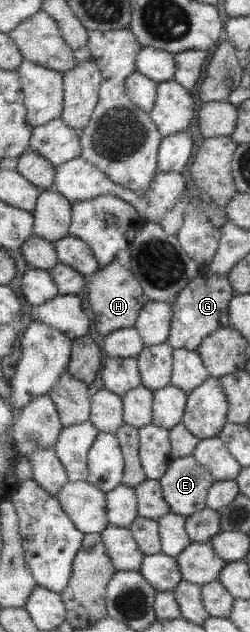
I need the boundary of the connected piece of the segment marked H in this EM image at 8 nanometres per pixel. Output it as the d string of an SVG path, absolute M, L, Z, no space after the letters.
M117 260L102 266L90 276L86 297L92 313L95 315L96 327L99 327L99 333L103 337L107 337L111 332L121 328L135 327L140 311L150 302L140 281L137 281L136 275L130 268L123 267Z

